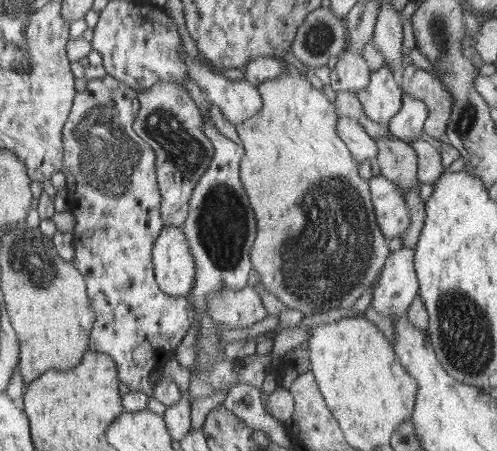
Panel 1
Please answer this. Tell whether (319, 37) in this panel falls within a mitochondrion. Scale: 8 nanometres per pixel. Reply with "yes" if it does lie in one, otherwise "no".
yes

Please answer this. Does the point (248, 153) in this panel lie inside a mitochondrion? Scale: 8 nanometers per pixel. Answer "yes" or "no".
no

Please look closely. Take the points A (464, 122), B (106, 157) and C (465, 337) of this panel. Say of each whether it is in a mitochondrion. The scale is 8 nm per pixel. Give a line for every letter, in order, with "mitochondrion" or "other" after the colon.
A: mitochondrion
B: mitochondrion
C: mitochondrion

